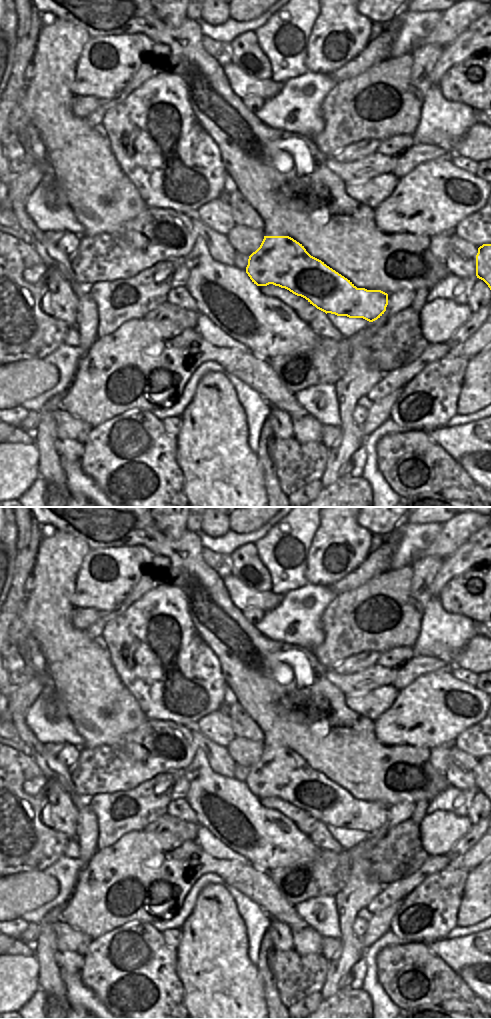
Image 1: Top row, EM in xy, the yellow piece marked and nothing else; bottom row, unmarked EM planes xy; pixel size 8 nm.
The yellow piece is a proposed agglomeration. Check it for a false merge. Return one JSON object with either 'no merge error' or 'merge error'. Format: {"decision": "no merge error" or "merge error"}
{"decision": "no merge error"}

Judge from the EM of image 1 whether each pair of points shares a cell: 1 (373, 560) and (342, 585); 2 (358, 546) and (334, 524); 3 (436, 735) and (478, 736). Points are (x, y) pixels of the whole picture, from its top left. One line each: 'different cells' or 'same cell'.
1: same cell
2: same cell
3: different cells

